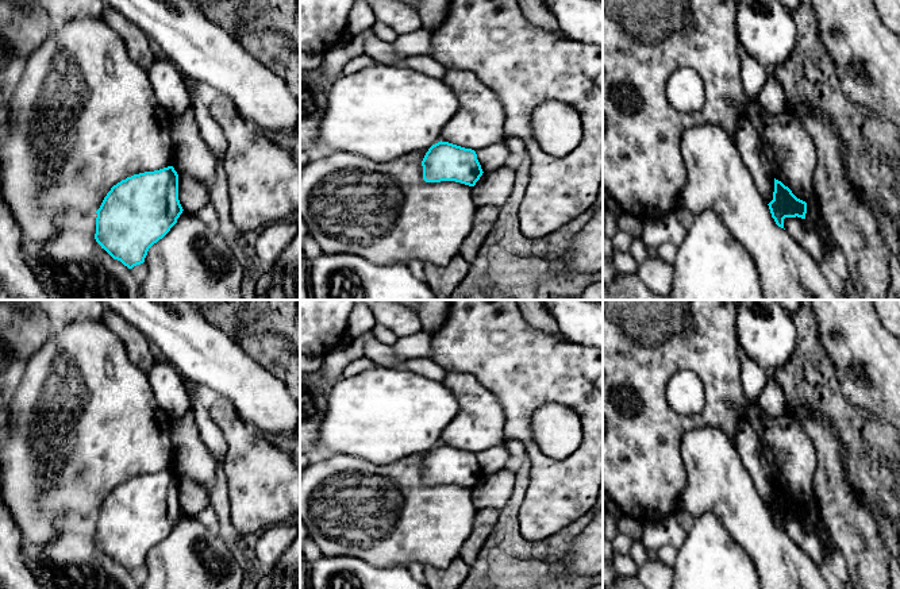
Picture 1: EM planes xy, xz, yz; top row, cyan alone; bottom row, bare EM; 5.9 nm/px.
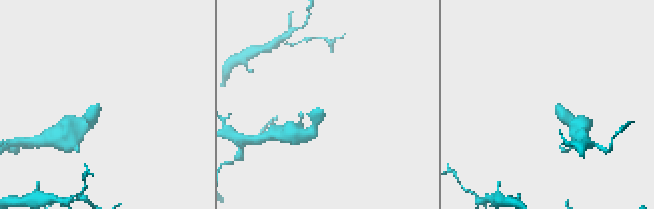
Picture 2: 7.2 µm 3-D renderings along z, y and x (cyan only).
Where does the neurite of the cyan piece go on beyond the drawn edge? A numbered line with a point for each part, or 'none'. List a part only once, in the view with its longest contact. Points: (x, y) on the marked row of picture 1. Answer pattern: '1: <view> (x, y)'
none

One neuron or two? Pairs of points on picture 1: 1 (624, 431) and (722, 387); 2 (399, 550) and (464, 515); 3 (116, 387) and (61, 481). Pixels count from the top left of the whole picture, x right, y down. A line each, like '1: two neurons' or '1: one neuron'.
1: one neuron
2: one neuron
3: one neuron

